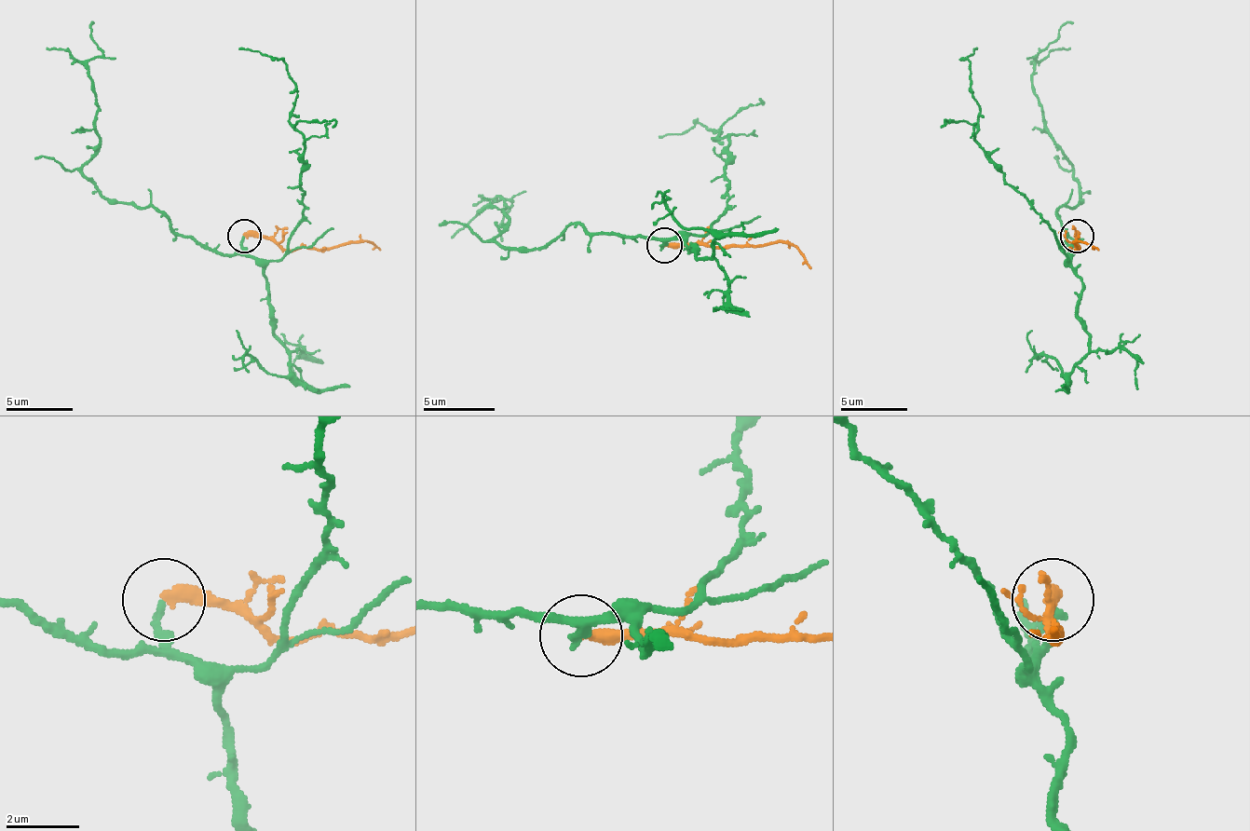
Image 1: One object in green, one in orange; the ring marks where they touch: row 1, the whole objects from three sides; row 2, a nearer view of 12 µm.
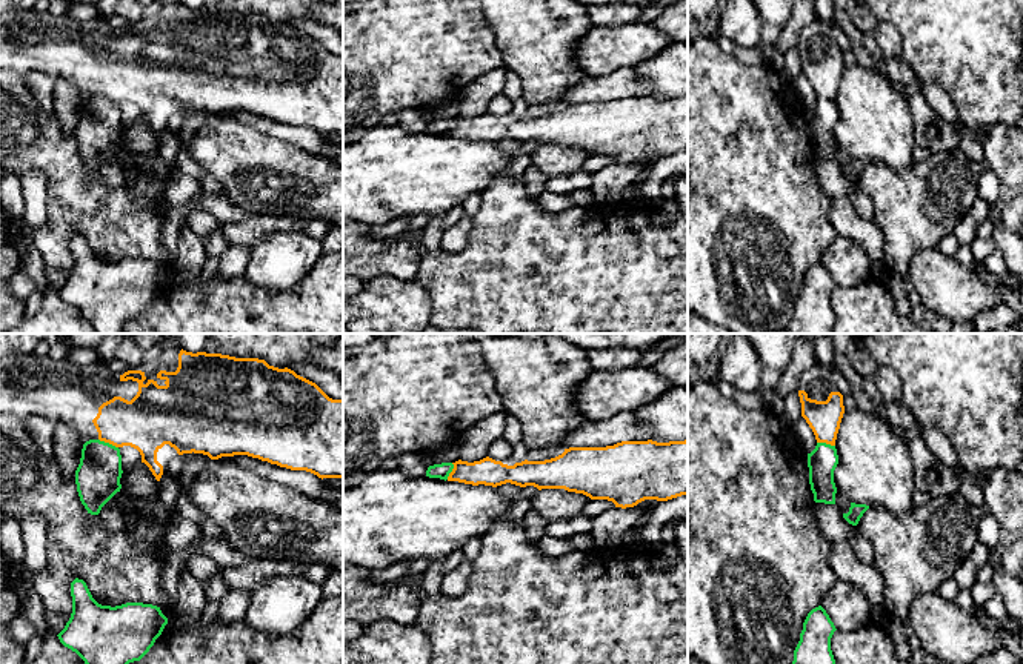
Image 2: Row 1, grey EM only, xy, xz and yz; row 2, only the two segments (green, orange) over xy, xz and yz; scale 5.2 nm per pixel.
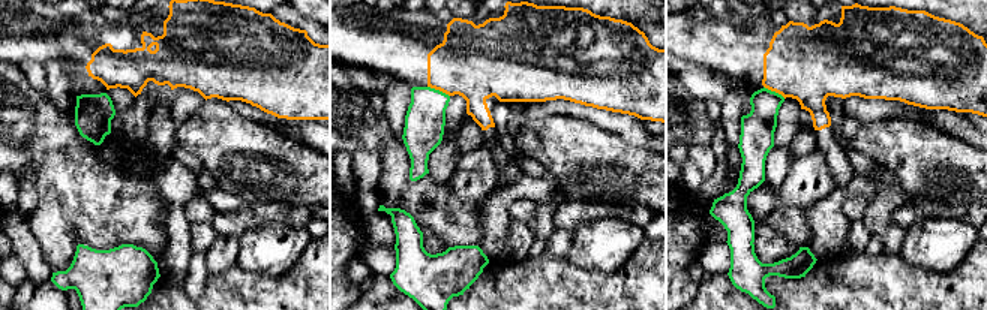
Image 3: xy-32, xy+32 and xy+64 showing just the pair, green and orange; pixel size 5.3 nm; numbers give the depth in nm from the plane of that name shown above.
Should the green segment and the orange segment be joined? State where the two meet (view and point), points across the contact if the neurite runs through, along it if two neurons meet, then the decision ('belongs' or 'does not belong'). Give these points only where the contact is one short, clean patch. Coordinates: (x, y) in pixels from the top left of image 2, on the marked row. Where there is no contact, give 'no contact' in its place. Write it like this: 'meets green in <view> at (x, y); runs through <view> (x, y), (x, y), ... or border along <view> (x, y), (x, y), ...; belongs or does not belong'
meets green in xy at (108, 443); border along xy (99, 438), (117, 448); does not belong

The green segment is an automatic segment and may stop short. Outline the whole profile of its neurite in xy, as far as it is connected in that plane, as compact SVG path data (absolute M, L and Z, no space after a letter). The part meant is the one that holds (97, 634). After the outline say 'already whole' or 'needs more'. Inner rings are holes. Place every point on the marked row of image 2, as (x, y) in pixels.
M78 578L71 583L71 596L71 618L57 636L85 664L140 661L168 624L160 607L152 604L98 604L86 583Z; already whole

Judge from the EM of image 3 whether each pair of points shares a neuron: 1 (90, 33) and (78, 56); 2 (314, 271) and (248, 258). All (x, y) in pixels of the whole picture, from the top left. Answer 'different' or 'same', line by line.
1: same
2: different

